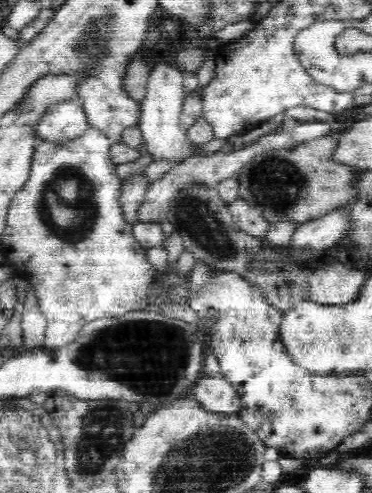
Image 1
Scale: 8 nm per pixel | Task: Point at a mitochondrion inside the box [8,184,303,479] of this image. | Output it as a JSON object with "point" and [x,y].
{"point":[150,357]}

